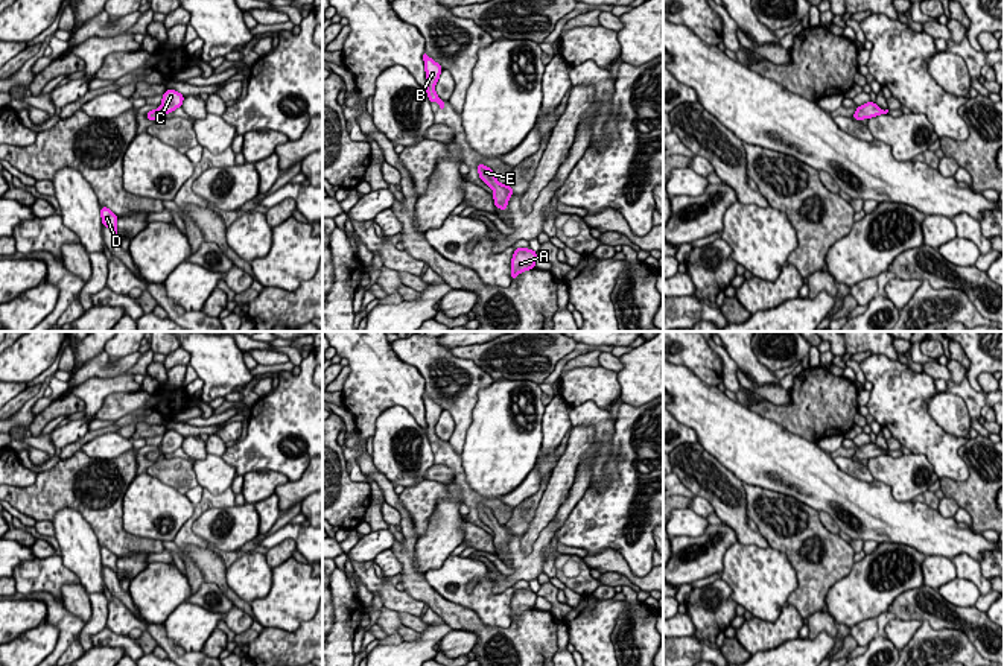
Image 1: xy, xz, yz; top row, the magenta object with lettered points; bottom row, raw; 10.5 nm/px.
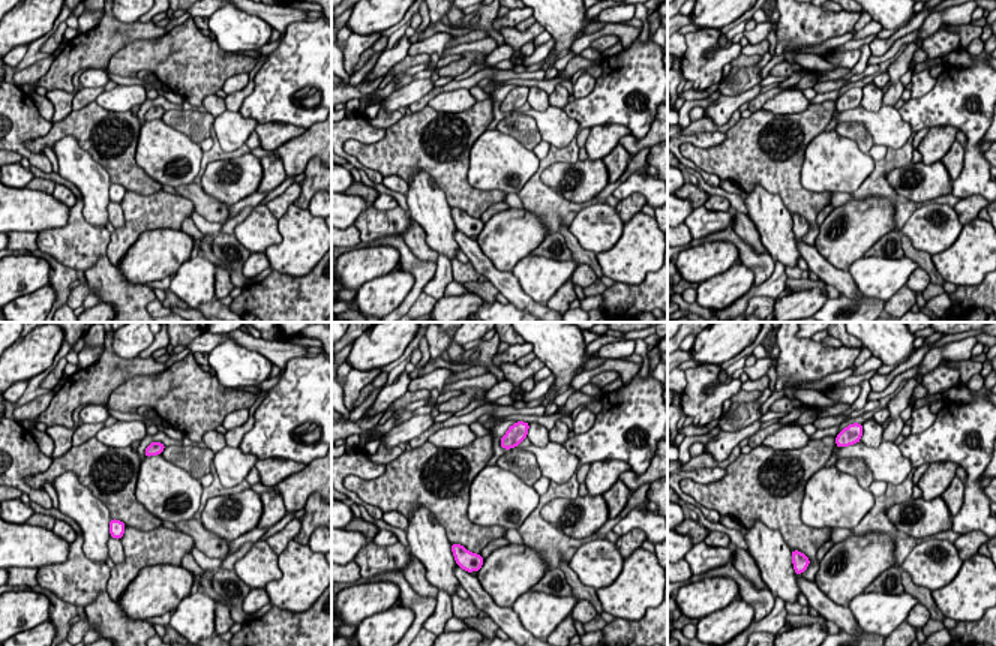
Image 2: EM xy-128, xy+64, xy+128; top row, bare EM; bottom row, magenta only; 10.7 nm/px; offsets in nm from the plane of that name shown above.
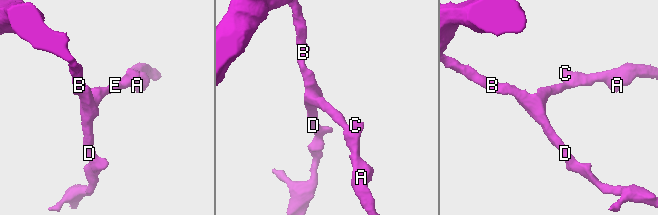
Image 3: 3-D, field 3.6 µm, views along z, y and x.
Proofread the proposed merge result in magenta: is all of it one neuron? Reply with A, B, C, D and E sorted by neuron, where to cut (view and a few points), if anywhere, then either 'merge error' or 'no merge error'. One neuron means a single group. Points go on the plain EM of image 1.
groups A B C D E; cut none; no merge error

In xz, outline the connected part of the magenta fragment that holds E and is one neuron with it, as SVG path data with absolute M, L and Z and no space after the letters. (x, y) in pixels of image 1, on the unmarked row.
M482 503L476 506L479 512L479 519L494 531L493 540L494 540L494 547L500 549L502 552L507 550L508 540L514 534L513 528L508 528L507 525L500 525L497 519L494 517L493 511Z

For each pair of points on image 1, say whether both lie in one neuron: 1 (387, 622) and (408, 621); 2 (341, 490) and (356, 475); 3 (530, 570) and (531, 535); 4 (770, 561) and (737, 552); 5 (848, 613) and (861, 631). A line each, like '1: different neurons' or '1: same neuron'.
1: same neuron
2: different neurons
3: different neurons
4: same neuron
5: different neurons

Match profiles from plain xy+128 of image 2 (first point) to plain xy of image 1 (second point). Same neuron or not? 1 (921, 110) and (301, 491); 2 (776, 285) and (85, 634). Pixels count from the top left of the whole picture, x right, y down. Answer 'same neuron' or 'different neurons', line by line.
1: different neurons
2: same neuron

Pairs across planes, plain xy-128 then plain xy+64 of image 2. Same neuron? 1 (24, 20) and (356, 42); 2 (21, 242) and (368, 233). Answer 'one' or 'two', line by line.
1: two
2: two

